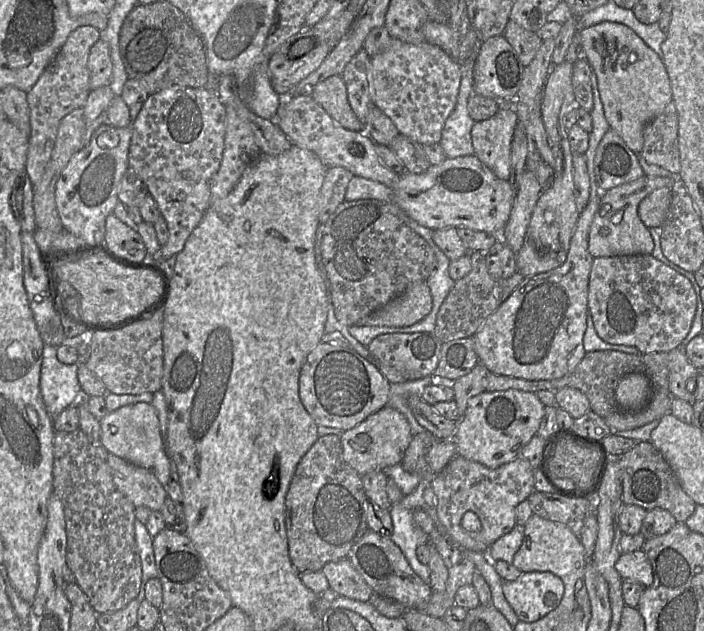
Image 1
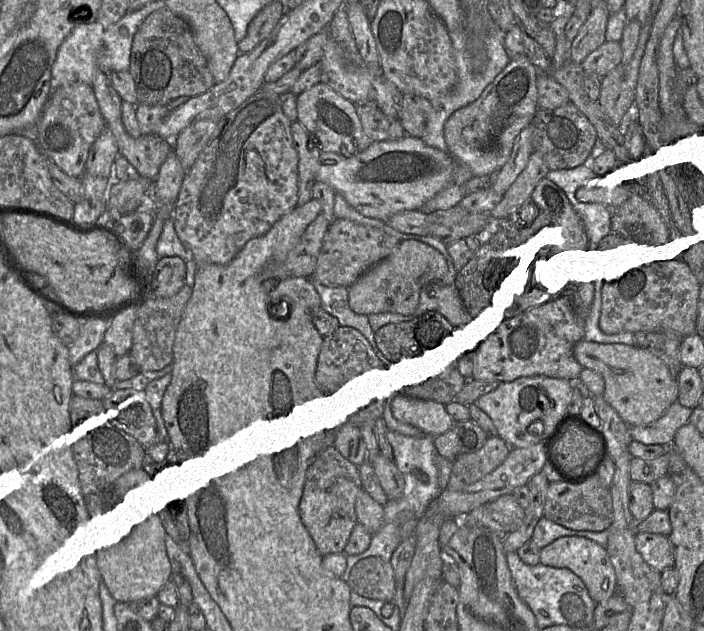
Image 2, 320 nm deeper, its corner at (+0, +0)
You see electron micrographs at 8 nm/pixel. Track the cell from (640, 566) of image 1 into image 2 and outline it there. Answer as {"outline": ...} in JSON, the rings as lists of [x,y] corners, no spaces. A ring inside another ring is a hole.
{"outline":[[[636,532],[635,547],[644,561],[658,572],[674,565],[675,551],[667,536]]]}

